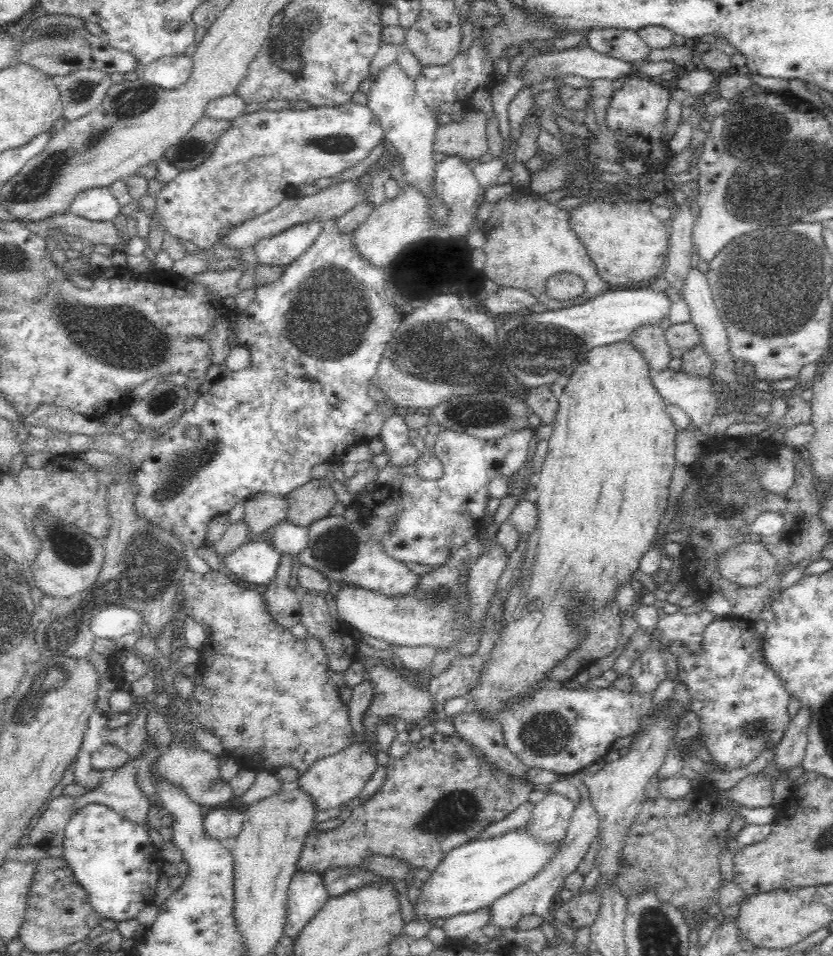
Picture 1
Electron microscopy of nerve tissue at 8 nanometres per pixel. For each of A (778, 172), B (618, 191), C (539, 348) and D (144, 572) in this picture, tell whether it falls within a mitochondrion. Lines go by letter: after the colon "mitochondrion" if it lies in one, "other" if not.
A: mitochondrion
B: other
C: mitochondrion
D: mitochondrion

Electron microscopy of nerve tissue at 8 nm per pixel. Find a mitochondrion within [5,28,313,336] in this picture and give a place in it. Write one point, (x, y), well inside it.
(42, 180)

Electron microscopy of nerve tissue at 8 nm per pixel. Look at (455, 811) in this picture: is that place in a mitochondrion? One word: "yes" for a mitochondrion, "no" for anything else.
yes

